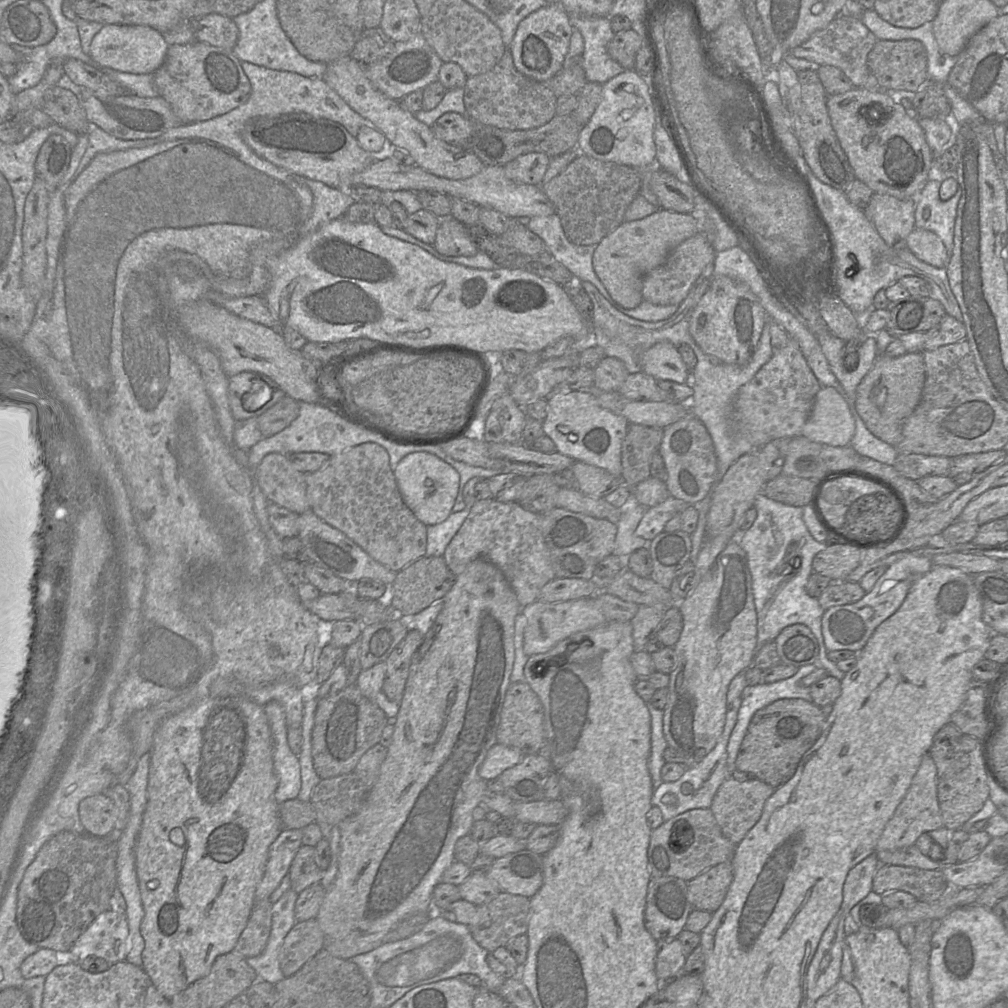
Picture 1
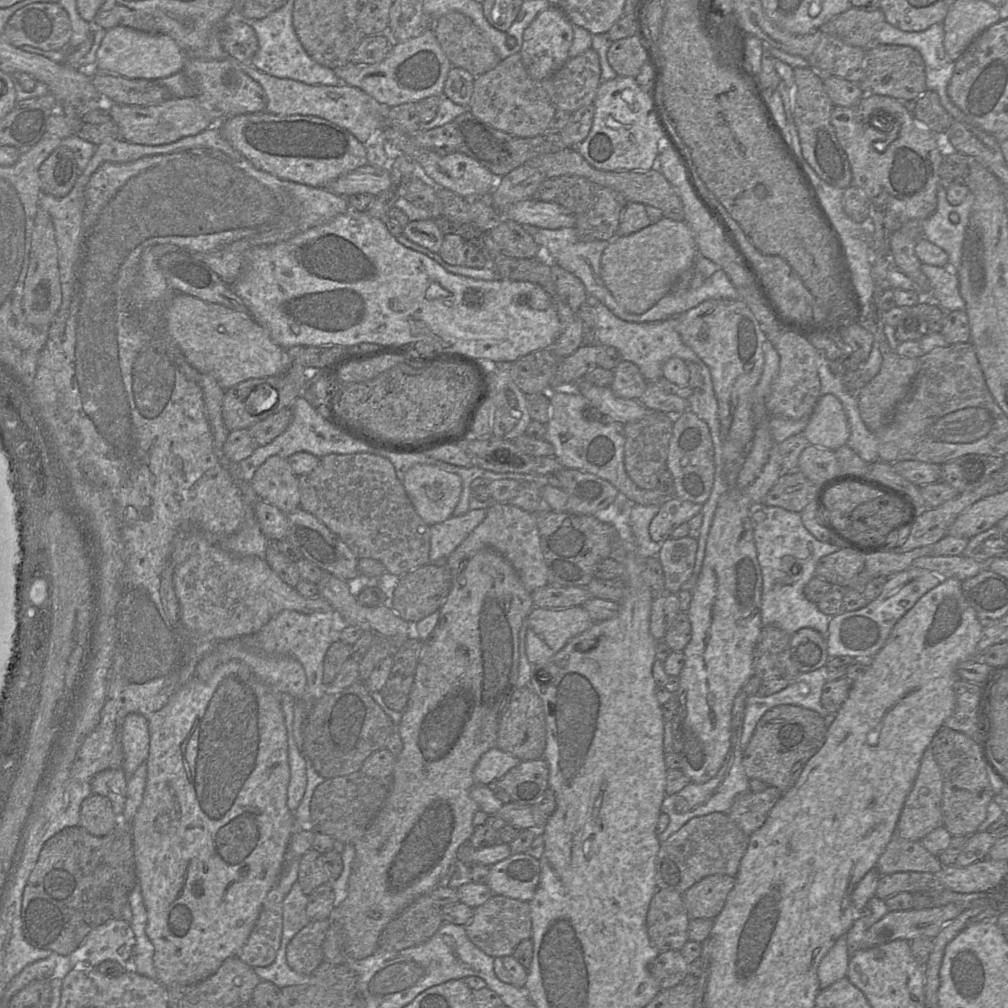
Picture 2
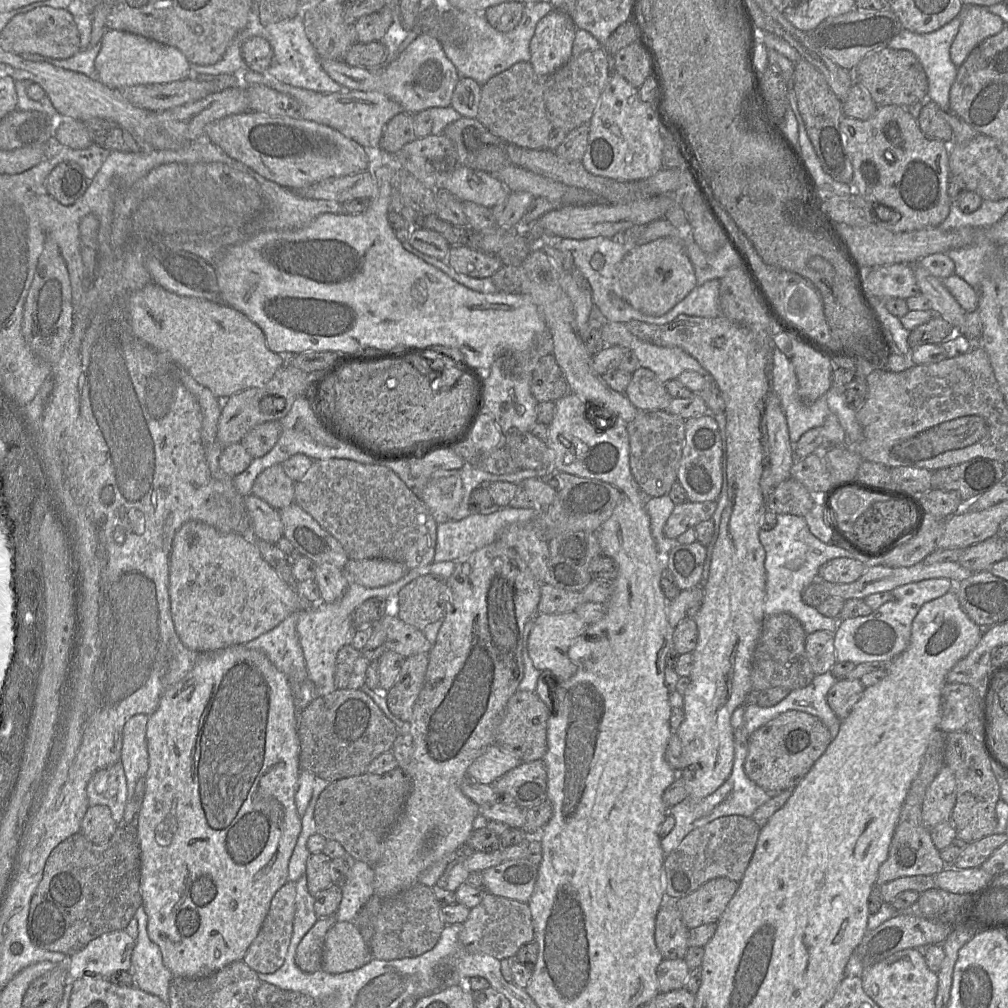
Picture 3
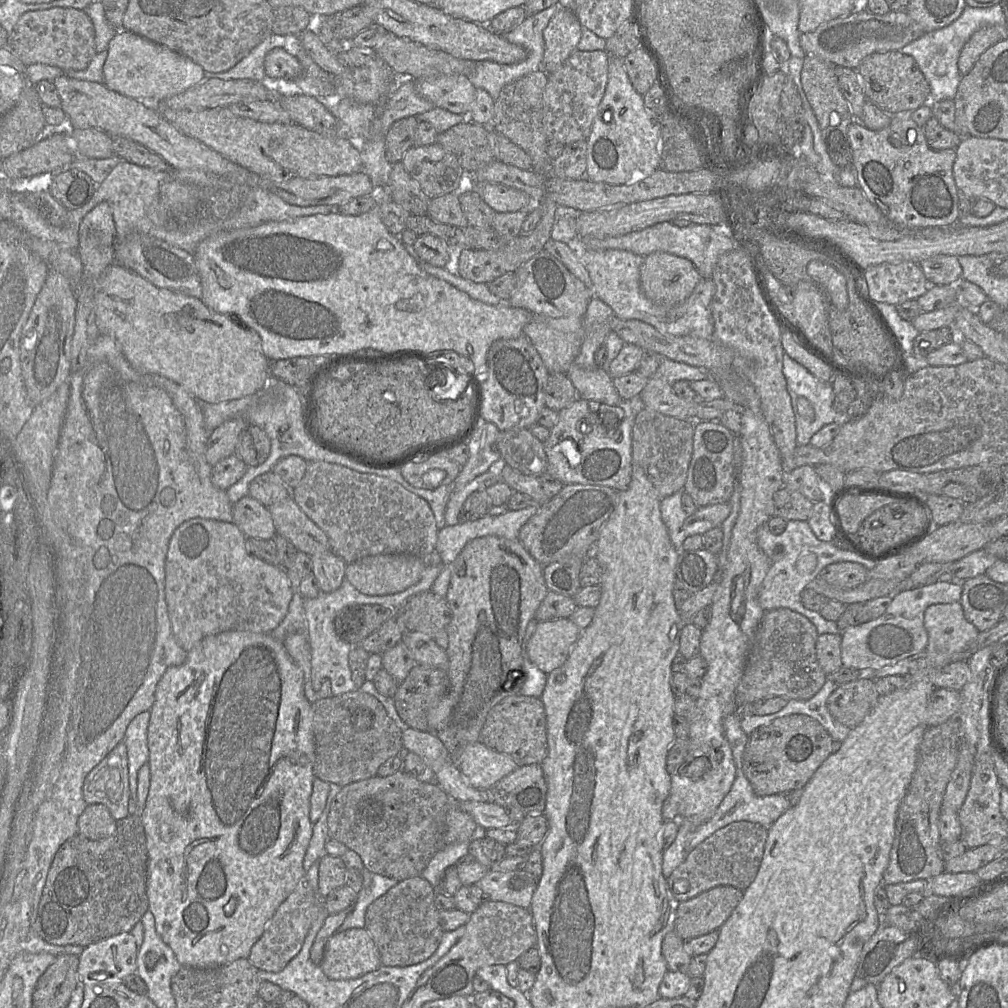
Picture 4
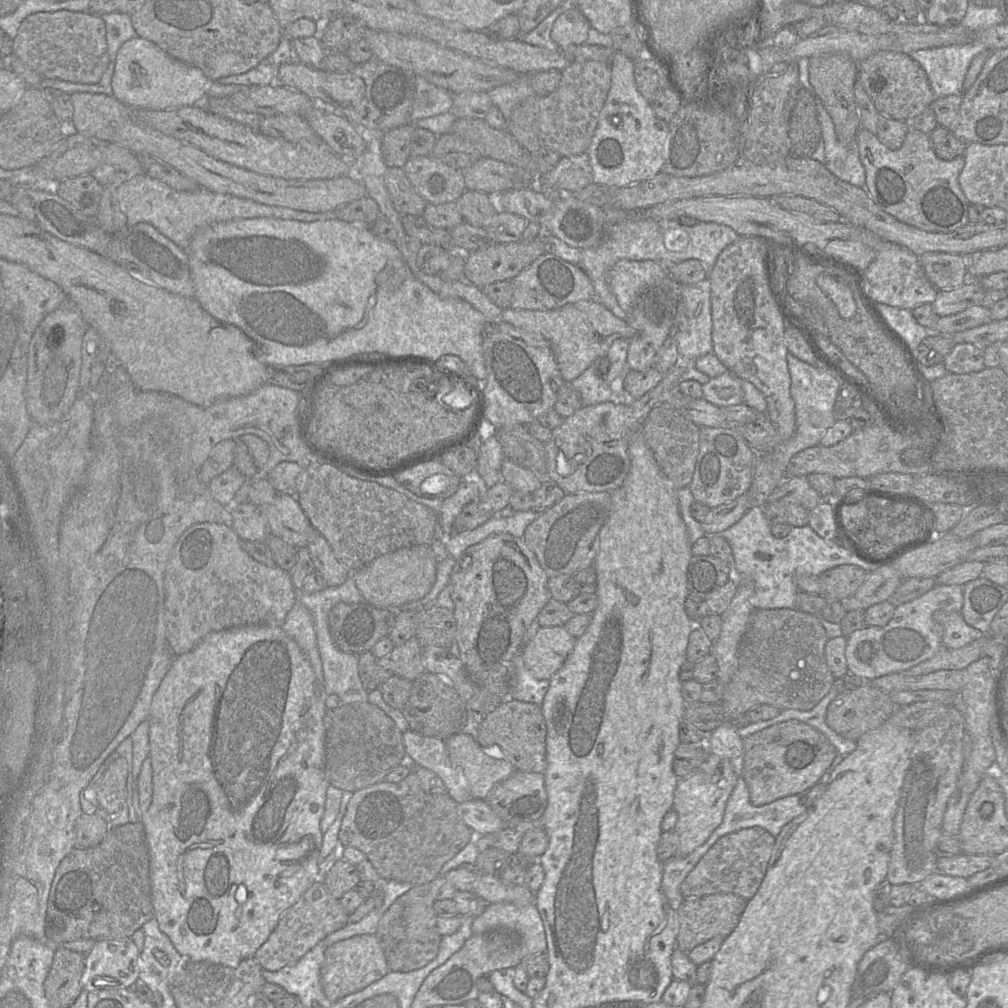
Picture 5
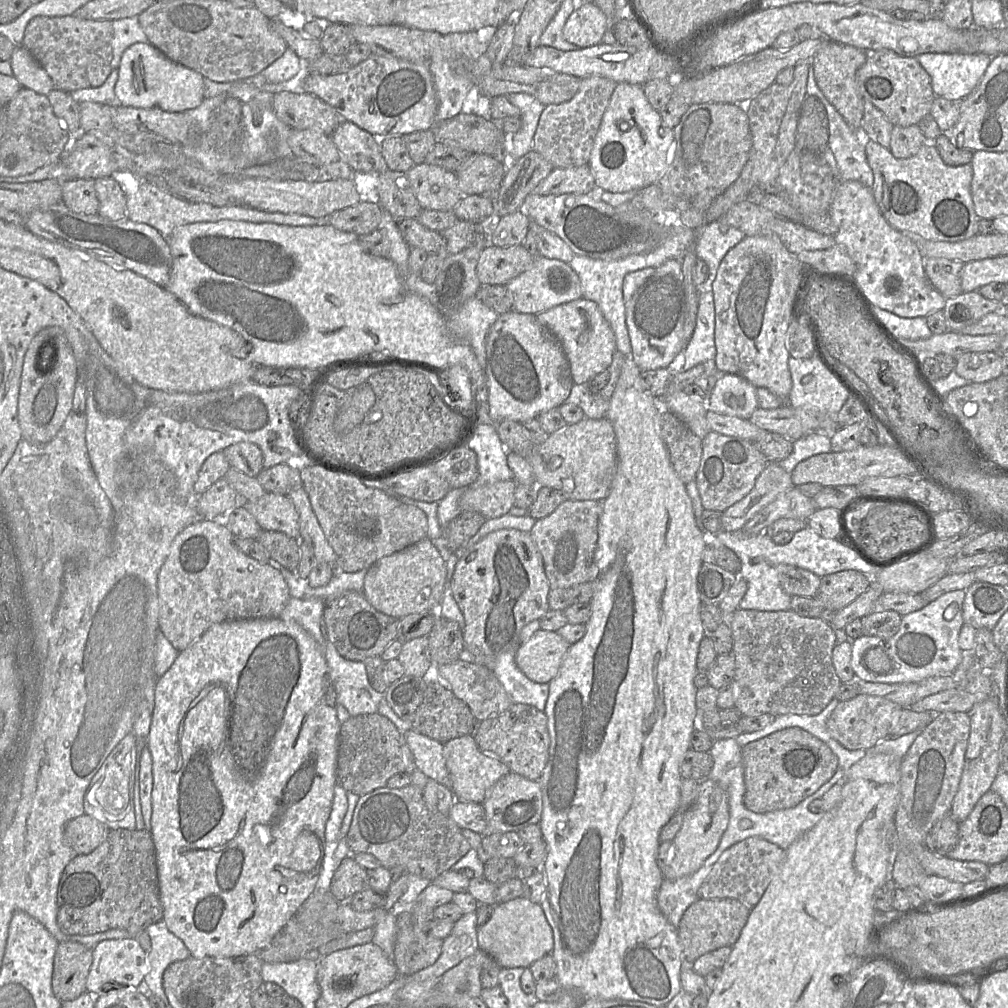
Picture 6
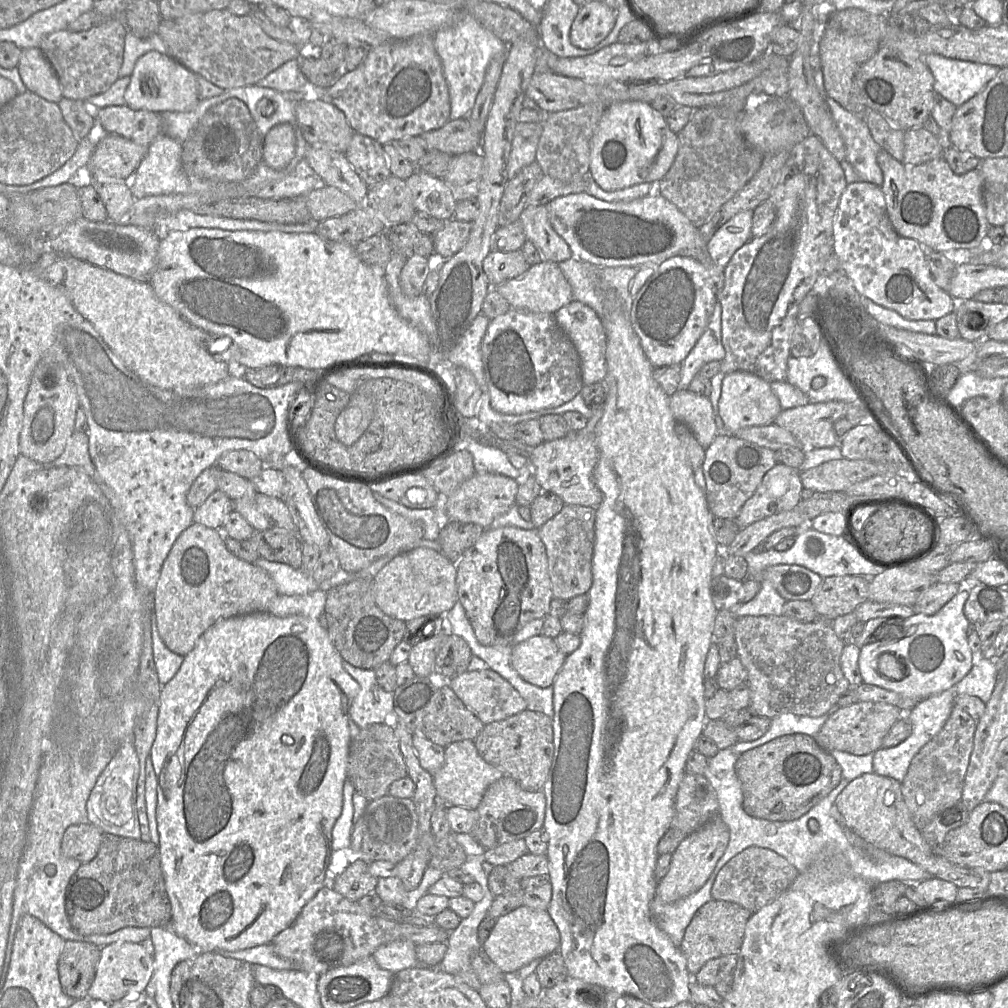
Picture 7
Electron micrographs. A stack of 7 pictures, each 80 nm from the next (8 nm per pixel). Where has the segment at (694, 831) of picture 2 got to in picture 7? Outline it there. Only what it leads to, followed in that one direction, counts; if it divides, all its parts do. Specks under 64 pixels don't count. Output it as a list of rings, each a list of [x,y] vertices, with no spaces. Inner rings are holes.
[[[750,846],[731,858],[718,872],[711,889],[715,900],[729,901],[752,913],[783,894],[802,872],[776,852],[758,846]]]

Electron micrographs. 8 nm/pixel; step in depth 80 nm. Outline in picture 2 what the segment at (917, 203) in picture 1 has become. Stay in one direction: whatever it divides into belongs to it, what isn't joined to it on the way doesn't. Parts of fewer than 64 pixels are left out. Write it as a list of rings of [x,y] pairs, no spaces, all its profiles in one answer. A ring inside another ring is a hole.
[[[941,181],[937,189],[938,204],[936,211],[927,219],[920,222],[919,227],[925,238],[934,243],[948,254],[948,272],[954,272],[960,265],[962,245],[968,216],[974,204],[972,194],[959,205],[951,204],[946,197],[947,189]]]

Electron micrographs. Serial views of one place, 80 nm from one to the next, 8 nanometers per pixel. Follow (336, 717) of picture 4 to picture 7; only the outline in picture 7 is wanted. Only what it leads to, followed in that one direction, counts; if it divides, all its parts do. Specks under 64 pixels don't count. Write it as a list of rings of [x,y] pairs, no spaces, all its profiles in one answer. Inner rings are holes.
[[[375,723],[365,728],[359,728],[358,732],[351,736],[347,779],[351,781],[356,791],[366,797],[368,801],[387,795],[390,785],[407,775],[408,769],[395,733],[395,726]]]

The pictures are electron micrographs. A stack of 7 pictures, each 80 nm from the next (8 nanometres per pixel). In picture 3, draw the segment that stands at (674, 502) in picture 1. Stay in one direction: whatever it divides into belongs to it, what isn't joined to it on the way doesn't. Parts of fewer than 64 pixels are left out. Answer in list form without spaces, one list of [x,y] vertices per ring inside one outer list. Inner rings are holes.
[[[688,501],[677,504],[664,525],[664,535],[676,539],[689,528],[694,528],[702,521],[710,520],[716,509],[717,501]]]

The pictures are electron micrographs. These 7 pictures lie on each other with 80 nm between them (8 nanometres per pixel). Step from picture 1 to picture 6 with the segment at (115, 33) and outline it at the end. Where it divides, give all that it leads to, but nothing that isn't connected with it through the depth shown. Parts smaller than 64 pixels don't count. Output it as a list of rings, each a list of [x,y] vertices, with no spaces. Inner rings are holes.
[[[135,43],[122,54],[115,95],[124,107],[184,113],[196,109],[205,99],[204,79],[200,73],[169,59],[151,43]]]

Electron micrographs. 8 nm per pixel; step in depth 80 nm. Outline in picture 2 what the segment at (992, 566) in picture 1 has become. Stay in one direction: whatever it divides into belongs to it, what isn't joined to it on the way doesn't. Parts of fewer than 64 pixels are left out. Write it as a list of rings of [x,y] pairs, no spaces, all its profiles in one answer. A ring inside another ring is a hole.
[[[926,556],[915,559],[910,568],[923,568],[938,573],[942,579],[964,581],[987,569],[986,563],[959,556]]]

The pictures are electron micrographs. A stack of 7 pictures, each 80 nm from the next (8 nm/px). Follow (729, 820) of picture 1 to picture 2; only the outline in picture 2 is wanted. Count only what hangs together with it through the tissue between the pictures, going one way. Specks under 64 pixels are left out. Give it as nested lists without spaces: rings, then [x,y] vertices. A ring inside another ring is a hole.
[[[768,786],[762,791],[749,790],[736,796],[727,815],[747,835],[758,830],[783,791]]]

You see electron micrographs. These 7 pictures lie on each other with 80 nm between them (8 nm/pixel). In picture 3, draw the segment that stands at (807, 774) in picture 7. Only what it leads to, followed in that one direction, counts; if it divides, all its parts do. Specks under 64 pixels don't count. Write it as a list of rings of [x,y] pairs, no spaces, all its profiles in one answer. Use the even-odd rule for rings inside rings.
[[[798,710],[785,711],[750,735],[744,771],[750,780],[765,791],[794,788],[831,741],[828,728],[818,717]]]

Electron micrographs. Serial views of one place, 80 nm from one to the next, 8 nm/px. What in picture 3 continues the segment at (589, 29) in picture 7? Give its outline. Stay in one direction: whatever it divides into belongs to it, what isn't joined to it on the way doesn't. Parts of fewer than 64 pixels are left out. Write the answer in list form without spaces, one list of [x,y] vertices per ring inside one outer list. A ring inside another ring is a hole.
[[[553,9],[541,18],[531,38],[530,61],[535,73],[548,77],[572,57],[576,26],[564,11]]]

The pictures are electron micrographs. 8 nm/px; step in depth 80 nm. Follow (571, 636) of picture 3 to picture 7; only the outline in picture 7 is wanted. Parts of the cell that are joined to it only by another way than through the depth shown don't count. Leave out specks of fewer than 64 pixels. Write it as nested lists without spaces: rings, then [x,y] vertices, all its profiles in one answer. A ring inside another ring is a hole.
[[[537,635],[513,646],[510,663],[526,682],[547,688],[553,684],[565,658],[552,638]]]

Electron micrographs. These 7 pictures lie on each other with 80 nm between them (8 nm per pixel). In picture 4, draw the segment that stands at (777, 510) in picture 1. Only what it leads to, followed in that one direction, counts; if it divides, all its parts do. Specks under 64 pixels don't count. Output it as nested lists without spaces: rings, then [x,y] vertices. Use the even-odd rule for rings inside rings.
[[[791,520],[786,524],[781,534],[773,534],[767,524],[763,524],[757,531],[757,544],[770,560],[769,569],[765,575],[758,596],[759,604],[763,610],[770,611],[779,608],[788,608],[807,617],[820,634],[840,634],[837,622],[823,618],[819,612],[807,609],[801,601],[801,593],[807,585],[817,577],[827,565],[836,562],[857,562],[872,567],[868,560],[859,555],[837,547],[831,542],[819,540],[807,521]]]

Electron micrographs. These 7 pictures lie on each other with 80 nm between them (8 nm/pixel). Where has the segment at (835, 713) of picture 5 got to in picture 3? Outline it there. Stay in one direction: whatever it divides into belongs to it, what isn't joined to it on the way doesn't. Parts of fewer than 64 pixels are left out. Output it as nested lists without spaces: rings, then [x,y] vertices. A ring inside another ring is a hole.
[[[837,679],[827,693],[827,704],[839,720],[844,720],[860,700],[865,687],[860,679]]]

